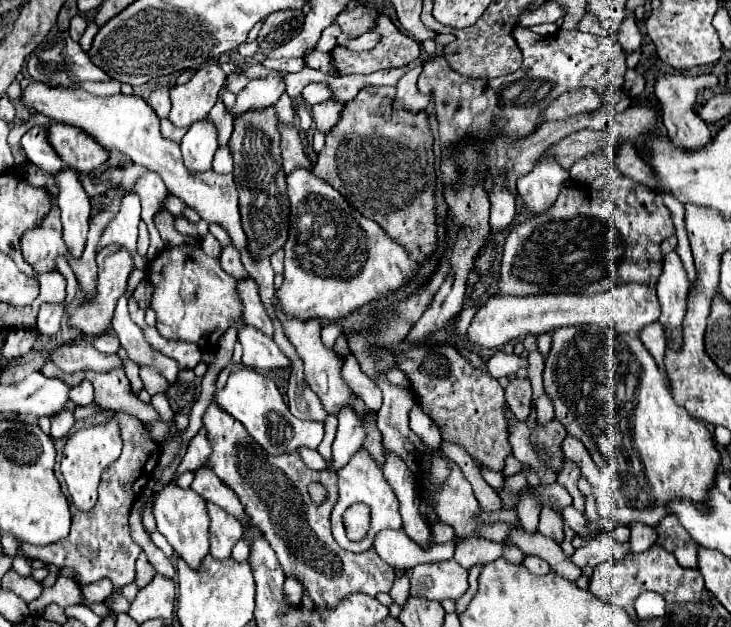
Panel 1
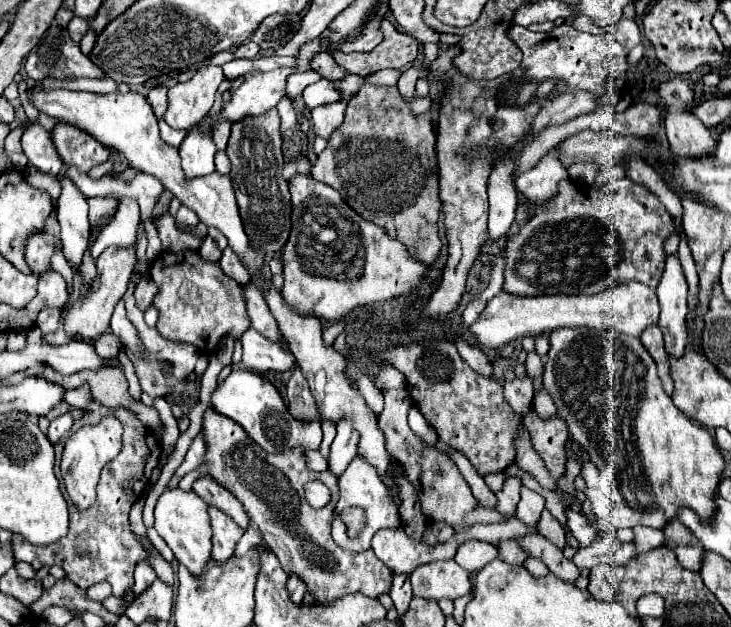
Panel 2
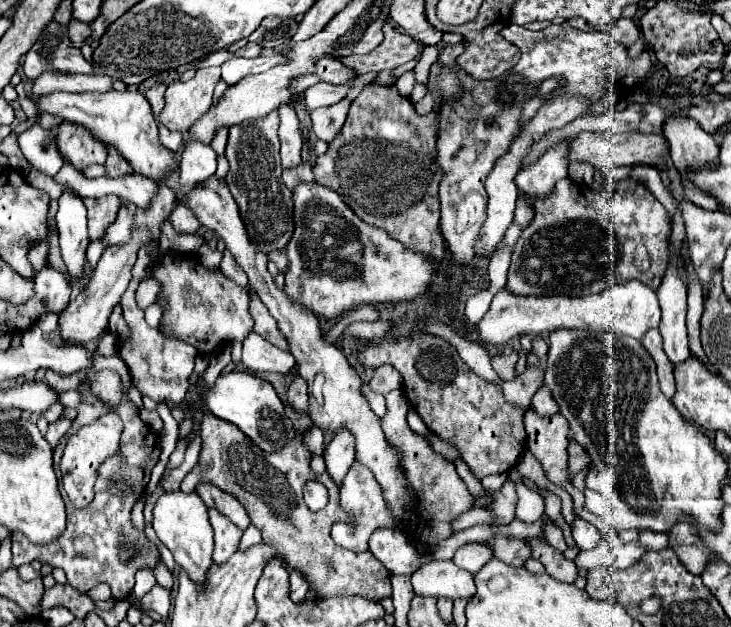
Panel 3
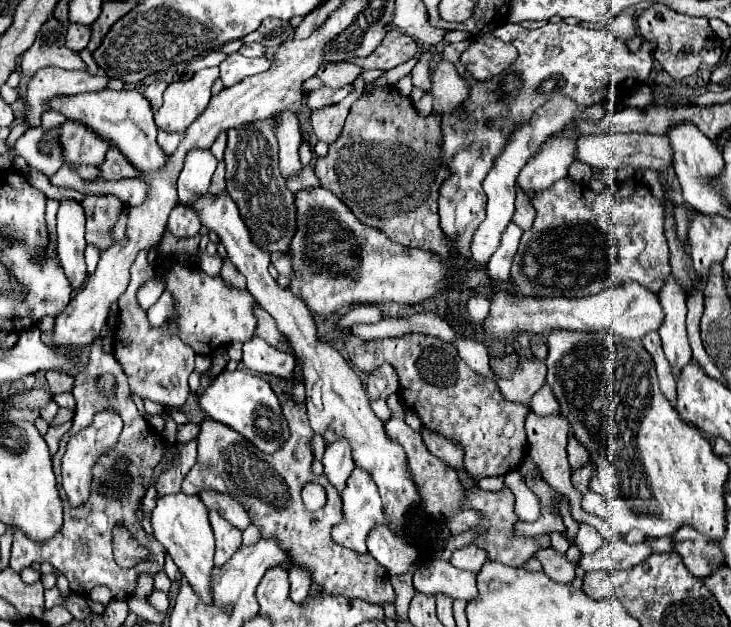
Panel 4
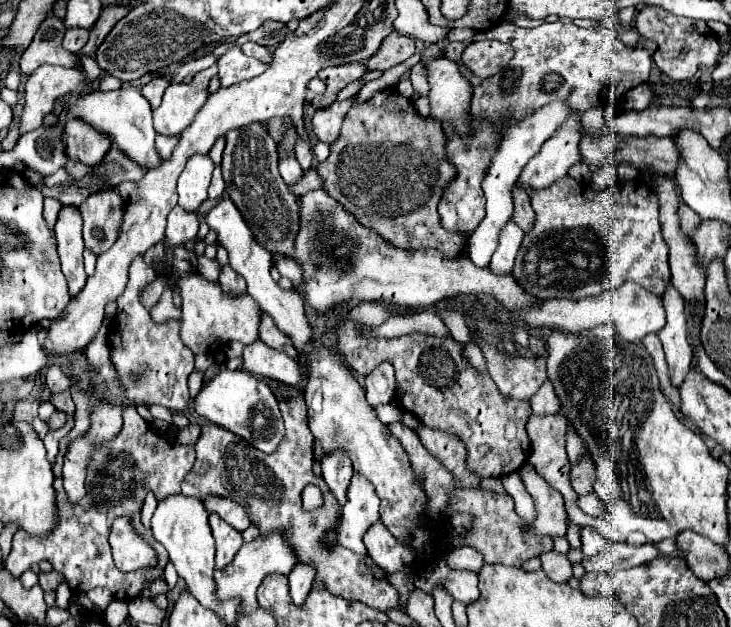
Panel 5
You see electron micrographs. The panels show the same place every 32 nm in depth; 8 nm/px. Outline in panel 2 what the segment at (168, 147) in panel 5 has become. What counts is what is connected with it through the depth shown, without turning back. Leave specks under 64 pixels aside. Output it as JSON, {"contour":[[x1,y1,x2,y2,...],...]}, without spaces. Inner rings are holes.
{"contour":[[160,122,160,138,162,138,168,146,178,148,178,146,182,144,182,140,184,140,184,132,174,130,174,128,168,128,168,124]]}

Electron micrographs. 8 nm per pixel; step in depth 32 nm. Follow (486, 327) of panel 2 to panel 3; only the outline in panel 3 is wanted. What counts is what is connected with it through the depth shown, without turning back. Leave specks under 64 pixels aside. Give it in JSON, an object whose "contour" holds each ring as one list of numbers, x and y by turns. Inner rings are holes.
{"contour":[[630,280,626,284,618,284,606,288,600,294,590,294,584,298,568,298,568,296,526,298,526,296,516,296,508,290,500,290,492,298,488,314,480,320,478,332,484,344,494,344,494,346,506,344,514,336,522,336,522,334,534,336,558,328,606,330,606,332,616,332,640,340,650,328,658,328,658,324,660,324,660,304,656,292,636,280]]}

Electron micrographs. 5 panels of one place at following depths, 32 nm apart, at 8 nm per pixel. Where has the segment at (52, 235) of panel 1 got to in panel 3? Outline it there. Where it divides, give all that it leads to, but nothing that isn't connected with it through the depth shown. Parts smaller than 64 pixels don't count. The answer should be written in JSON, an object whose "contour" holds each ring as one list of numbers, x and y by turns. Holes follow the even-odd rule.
{"contour":[[44,240,40,244,34,244,30,248,30,264,34,268,42,268,46,260,48,260,48,240]]}

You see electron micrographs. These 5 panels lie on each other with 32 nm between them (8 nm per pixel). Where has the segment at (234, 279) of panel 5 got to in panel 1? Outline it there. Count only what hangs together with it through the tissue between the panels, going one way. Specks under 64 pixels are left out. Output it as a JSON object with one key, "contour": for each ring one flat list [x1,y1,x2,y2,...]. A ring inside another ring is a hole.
{"contour":[[232,245,226,246,226,248,222,250,220,264,222,264,222,270,224,270,226,274,230,274,230,276,236,280,242,280,249,276,241,262,240,252]]}

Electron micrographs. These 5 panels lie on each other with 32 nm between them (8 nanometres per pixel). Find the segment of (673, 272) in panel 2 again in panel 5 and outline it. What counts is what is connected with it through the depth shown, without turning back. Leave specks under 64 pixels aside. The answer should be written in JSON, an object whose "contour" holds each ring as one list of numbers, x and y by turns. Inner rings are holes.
{"contour":[[668,286,668,290,662,296,664,308,668,314,666,326,658,332,658,338,664,346,666,362,668,362,668,376,672,384,678,388,688,370,692,368,692,350,686,336,686,314,684,314,684,302,678,300,678,292]]}

